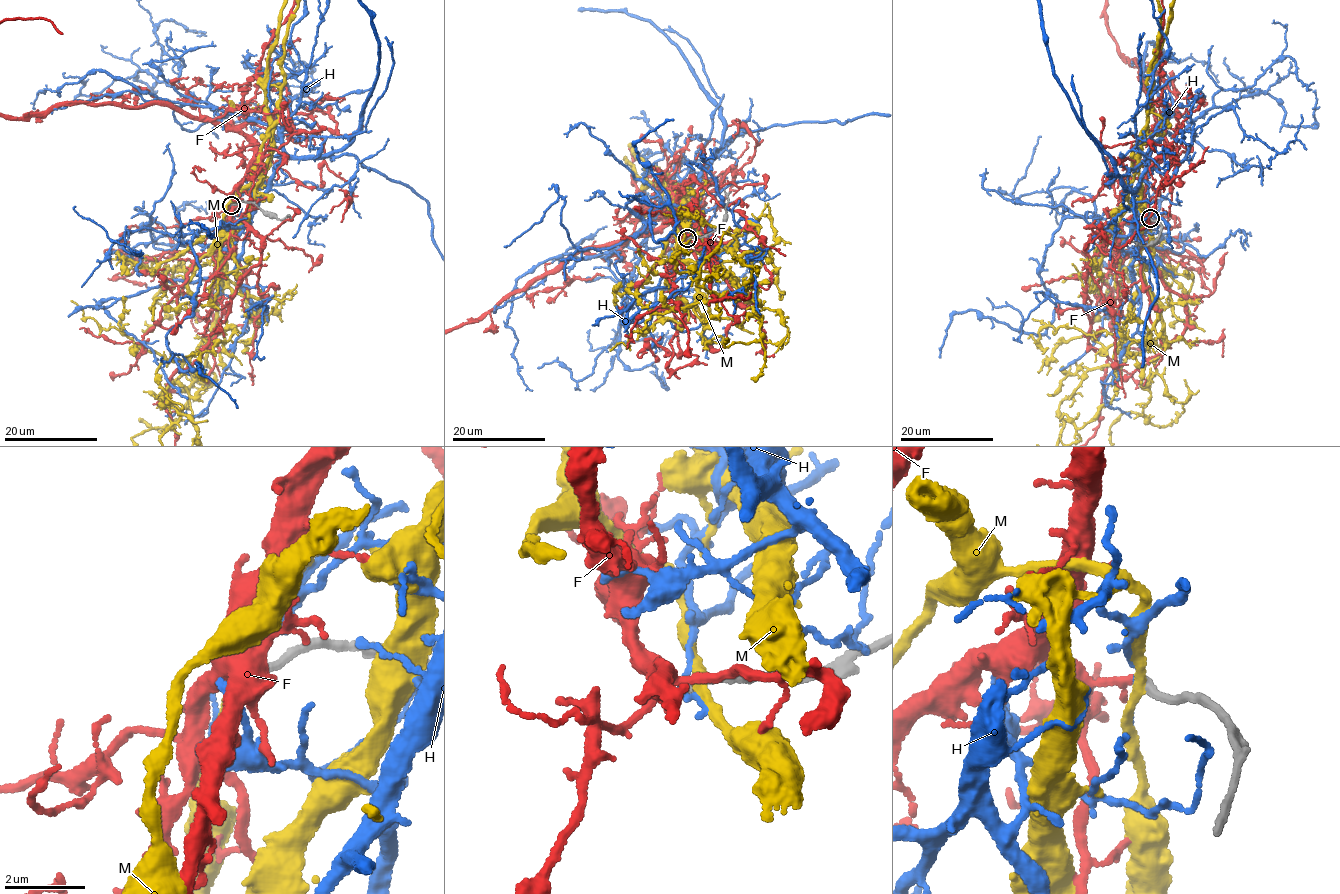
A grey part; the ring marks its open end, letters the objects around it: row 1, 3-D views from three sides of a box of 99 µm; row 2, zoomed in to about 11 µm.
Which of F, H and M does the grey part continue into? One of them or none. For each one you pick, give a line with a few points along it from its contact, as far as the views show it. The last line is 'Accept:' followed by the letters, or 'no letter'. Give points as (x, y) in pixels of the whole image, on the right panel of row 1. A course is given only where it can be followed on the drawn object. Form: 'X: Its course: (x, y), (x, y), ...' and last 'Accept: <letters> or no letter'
Accept: F

